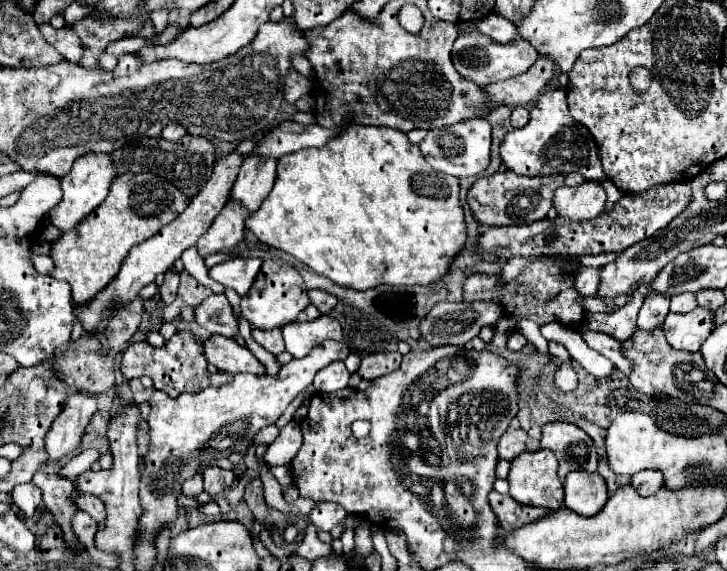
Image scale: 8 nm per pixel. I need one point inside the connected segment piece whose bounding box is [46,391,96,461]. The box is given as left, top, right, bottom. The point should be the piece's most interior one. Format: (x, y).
(66, 432)

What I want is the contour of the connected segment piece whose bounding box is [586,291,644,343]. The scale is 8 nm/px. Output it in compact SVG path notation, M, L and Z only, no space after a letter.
M642 291L632 293L630 301L626 301L624 307L612 311L610 315L586 313L586 323L592 331L602 331L606 335L612 335L618 343L626 343L636 331L634 321L636 321L636 315L642 303L644 303L644 293Z

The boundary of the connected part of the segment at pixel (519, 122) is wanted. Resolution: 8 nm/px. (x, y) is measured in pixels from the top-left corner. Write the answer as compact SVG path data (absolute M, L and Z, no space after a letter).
M516 107L512 109L512 127L524 127L528 123L528 109L526 107Z

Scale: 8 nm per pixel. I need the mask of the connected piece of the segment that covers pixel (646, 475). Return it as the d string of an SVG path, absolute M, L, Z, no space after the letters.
M644 469L644 471L640 471L640 473L636 473L636 475L632 477L632 487L634 487L642 497L654 495L662 485L664 485L664 477L662 477L662 473L658 473L656 469Z

